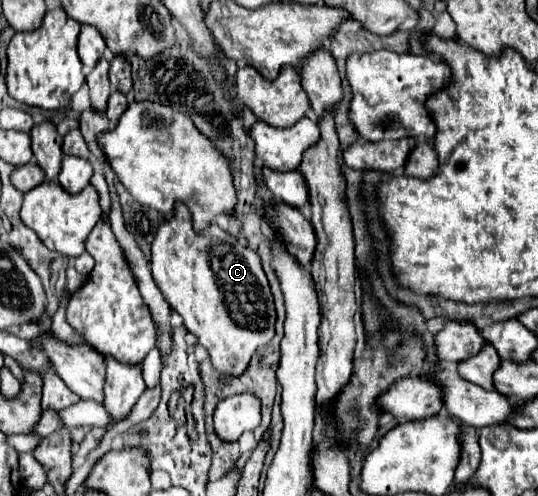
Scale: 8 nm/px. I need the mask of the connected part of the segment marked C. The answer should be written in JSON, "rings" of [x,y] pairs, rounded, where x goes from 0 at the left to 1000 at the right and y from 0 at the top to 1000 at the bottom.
{"rings":[[[329,411],[322,440],[299,452],[299,460],[292,464],[281,492],[281,544],[314,617],[340,637],[344,661],[366,677],[374,698],[388,706],[392,730],[403,750],[422,758],[448,758],[448,750],[455,750],[455,742],[463,738],[474,706],[504,690],[504,681],[511,677],[515,633],[481,516],[470,504],[444,496],[437,476],[414,468],[403,452],[396,452],[377,476],[366,476],[359,468],[359,440],[351,435],[344,411]]]}

